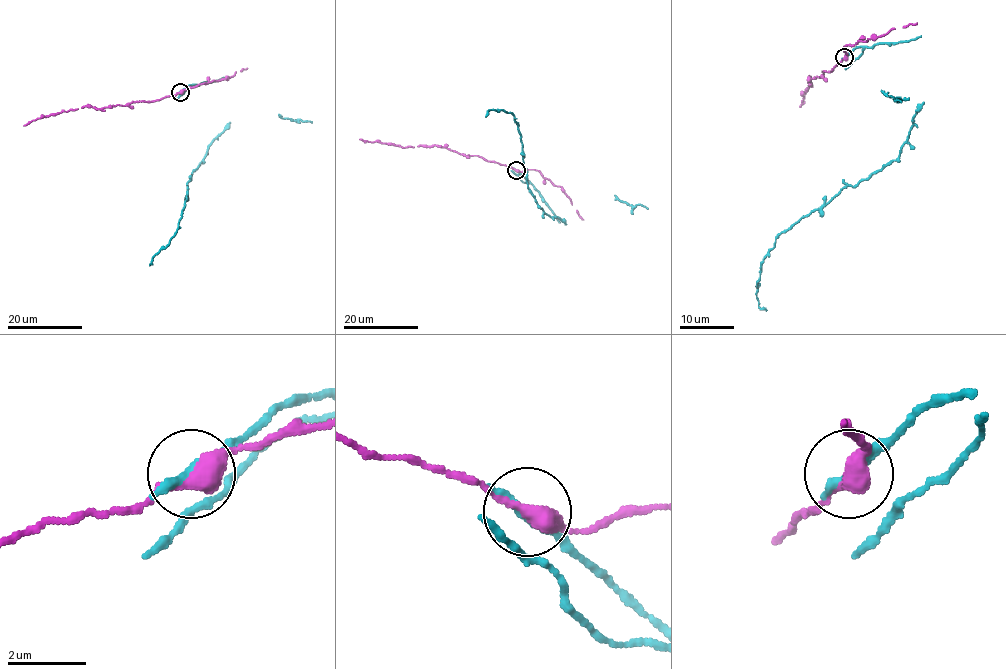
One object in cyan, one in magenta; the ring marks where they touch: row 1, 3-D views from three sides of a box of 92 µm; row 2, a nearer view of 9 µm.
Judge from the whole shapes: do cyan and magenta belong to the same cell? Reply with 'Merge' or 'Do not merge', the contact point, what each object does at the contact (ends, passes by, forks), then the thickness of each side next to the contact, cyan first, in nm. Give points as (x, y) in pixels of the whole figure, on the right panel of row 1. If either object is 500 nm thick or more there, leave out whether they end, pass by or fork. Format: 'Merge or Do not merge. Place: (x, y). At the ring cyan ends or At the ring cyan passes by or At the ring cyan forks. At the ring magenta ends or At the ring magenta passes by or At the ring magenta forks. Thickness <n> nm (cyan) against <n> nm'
Do not merge. Place: (844, 57). At the ring cyan passes by. At the ring magenta passes by. Thickness 170 nm (cyan) against 420 nm

